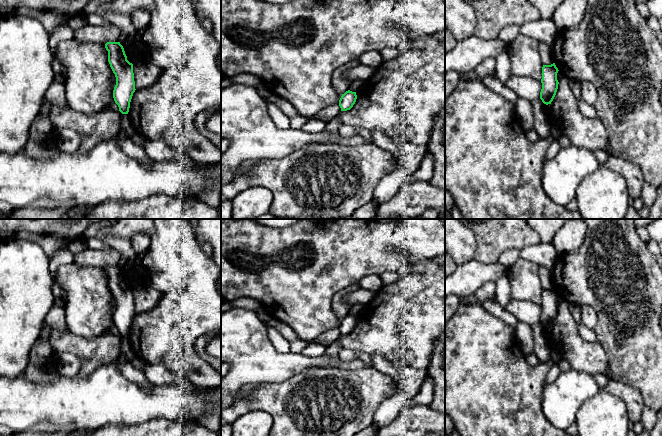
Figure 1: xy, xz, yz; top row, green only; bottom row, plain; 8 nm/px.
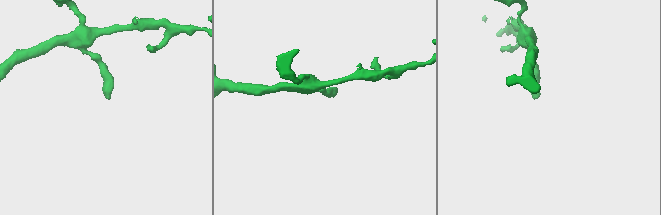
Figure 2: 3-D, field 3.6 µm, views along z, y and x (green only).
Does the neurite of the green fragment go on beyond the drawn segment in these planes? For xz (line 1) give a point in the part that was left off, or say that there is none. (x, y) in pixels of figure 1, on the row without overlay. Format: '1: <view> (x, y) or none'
1: none

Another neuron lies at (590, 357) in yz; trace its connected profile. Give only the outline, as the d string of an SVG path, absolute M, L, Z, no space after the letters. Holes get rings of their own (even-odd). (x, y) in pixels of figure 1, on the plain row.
M563 300L553 325L544 329L544 337L552 349L558 348L571 369L588 374L608 374L609 362L604 349L598 342L588 342L578 332L570 304Z

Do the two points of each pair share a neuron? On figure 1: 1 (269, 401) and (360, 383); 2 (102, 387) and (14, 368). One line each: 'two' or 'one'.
1: one
2: two

